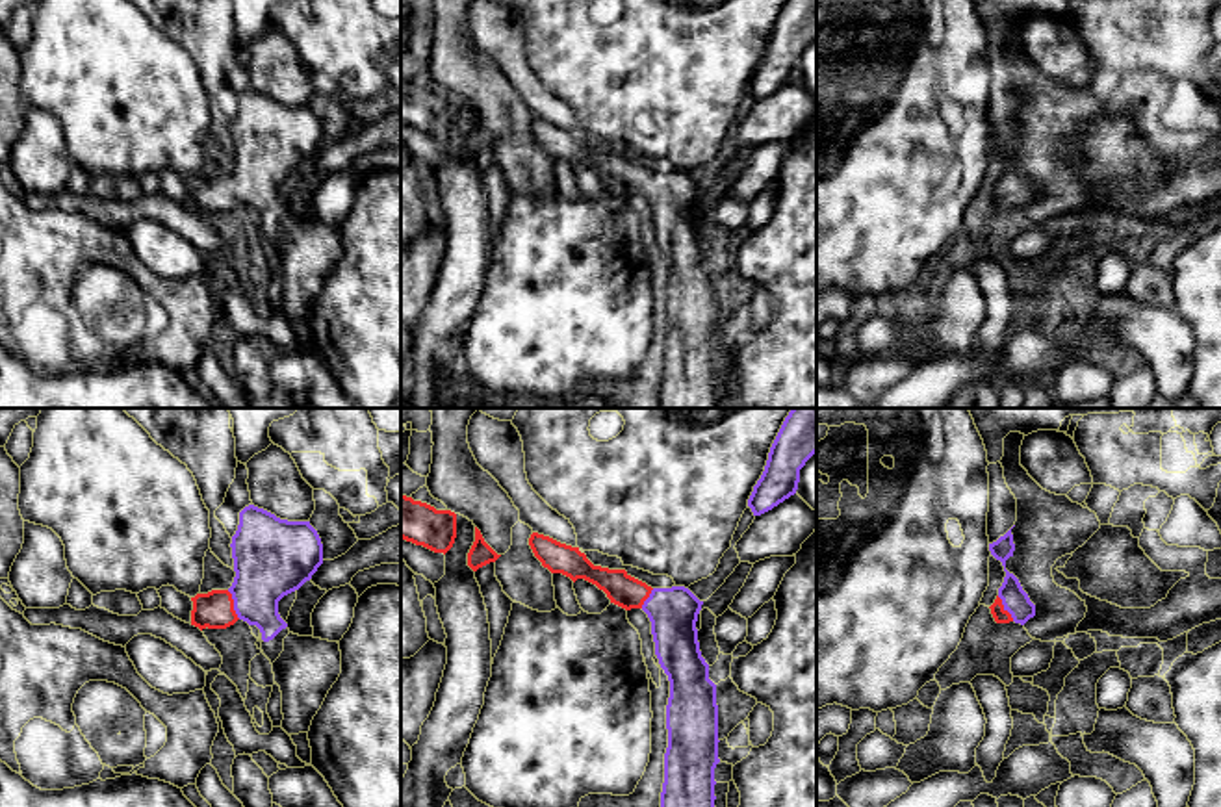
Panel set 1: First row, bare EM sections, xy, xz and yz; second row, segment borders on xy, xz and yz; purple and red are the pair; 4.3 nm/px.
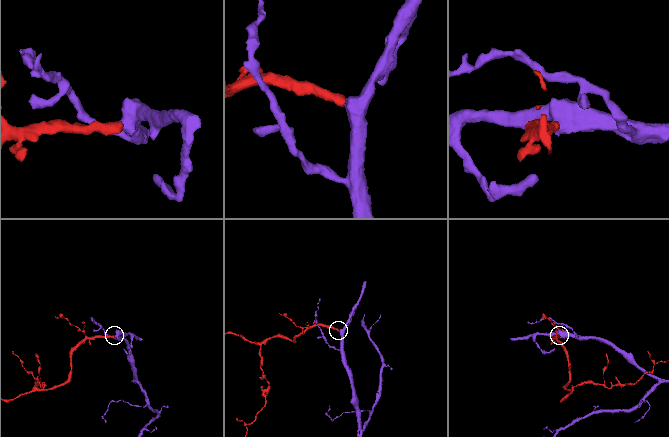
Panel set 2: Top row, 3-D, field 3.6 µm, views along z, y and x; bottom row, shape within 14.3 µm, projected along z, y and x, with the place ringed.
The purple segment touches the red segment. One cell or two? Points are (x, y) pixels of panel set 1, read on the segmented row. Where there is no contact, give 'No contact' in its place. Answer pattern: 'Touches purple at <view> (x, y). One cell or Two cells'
Touches purple at xy (234, 605). One cell

